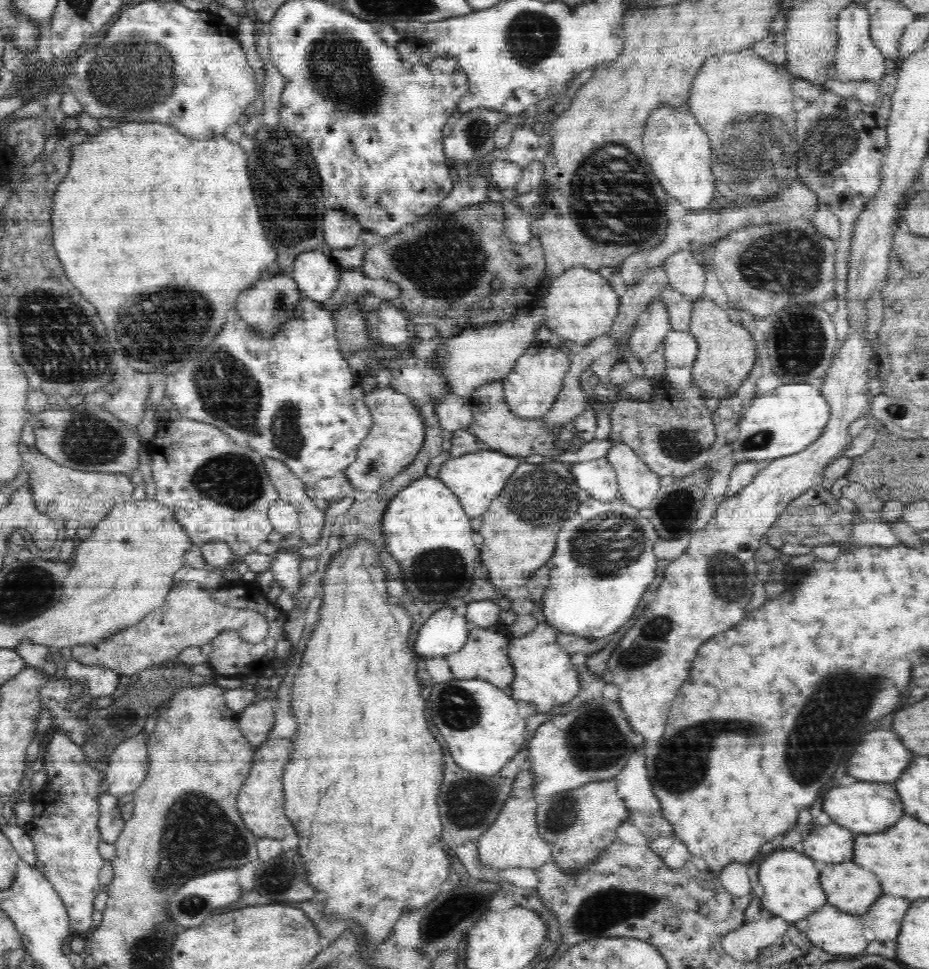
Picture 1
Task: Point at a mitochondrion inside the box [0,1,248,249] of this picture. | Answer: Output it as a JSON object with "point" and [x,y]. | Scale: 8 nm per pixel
{"point":[137,74]}

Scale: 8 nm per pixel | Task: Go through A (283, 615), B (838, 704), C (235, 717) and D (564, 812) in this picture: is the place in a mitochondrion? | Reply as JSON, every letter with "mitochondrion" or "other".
{"A":"other","B":"mitochondrion","C":"other","D":"mitochondrion"}

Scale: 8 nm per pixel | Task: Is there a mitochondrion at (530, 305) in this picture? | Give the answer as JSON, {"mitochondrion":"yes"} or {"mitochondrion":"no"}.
{"mitochondrion":"no"}

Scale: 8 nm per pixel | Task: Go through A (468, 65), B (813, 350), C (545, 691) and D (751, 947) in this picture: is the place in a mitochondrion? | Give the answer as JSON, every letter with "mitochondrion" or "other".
{"A":"other","B":"mitochondrion","C":"other","D":"other"}

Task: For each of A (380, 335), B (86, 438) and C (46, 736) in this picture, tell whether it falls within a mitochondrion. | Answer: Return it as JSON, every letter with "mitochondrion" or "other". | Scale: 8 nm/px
{"A":"other","B":"mitochondrion","C":"other"}

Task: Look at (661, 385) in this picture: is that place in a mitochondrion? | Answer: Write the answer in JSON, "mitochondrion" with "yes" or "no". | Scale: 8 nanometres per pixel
{"mitochondrion":"no"}

